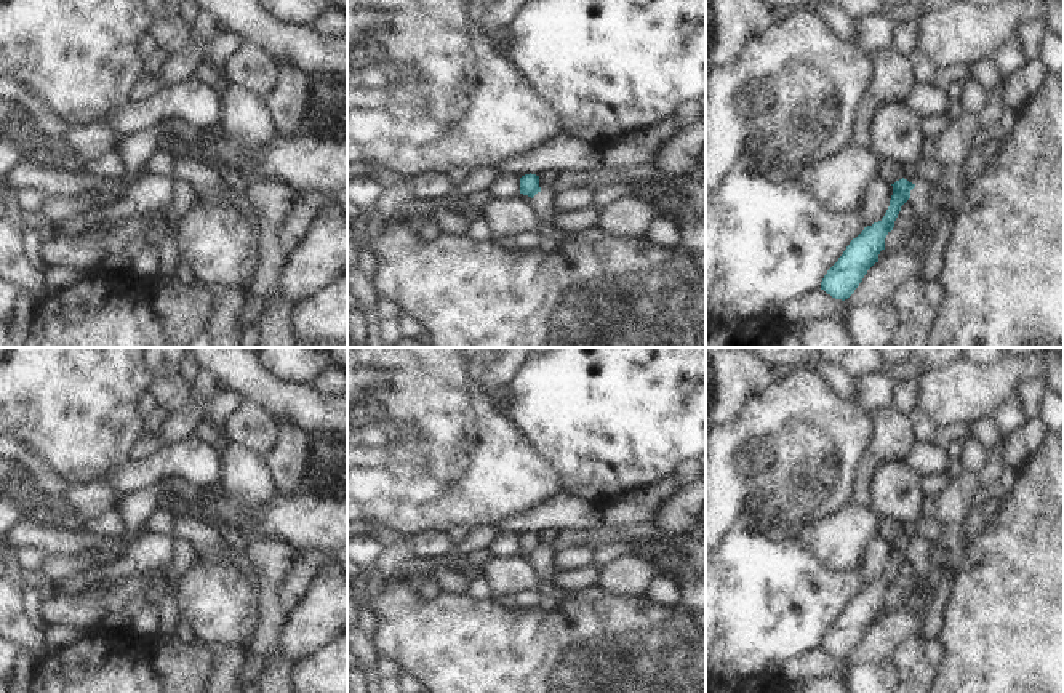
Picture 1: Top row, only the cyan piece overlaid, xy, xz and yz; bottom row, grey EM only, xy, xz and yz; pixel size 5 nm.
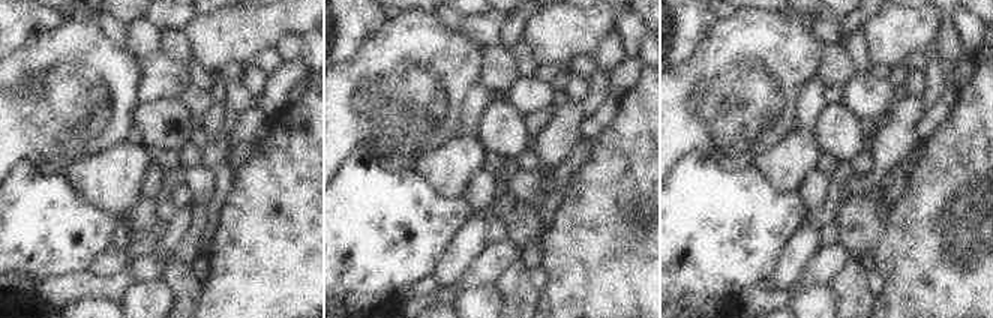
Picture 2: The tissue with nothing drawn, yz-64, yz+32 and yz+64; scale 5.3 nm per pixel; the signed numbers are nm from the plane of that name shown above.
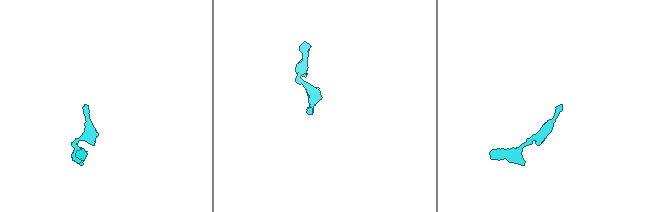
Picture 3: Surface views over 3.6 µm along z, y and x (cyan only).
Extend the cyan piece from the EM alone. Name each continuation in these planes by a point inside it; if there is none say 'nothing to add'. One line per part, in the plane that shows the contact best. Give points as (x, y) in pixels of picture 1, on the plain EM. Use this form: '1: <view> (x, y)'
1: xz (519, 573)

